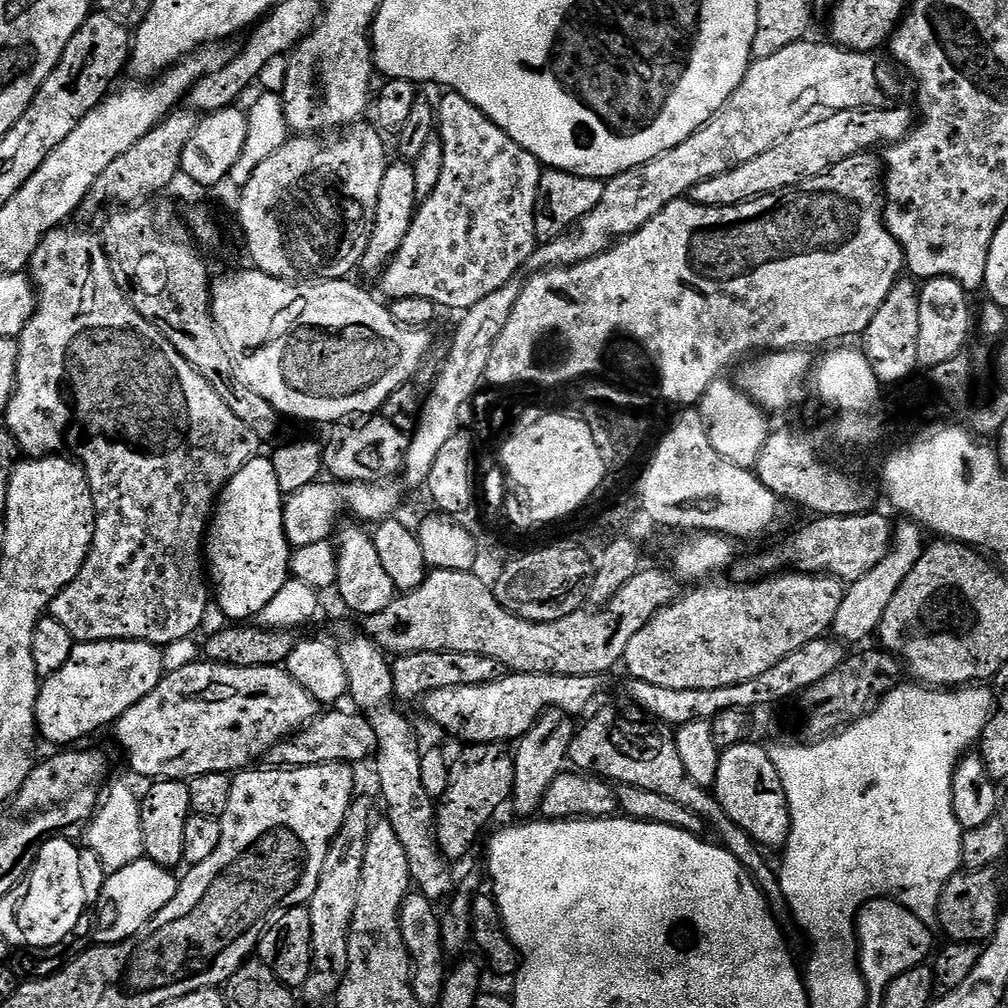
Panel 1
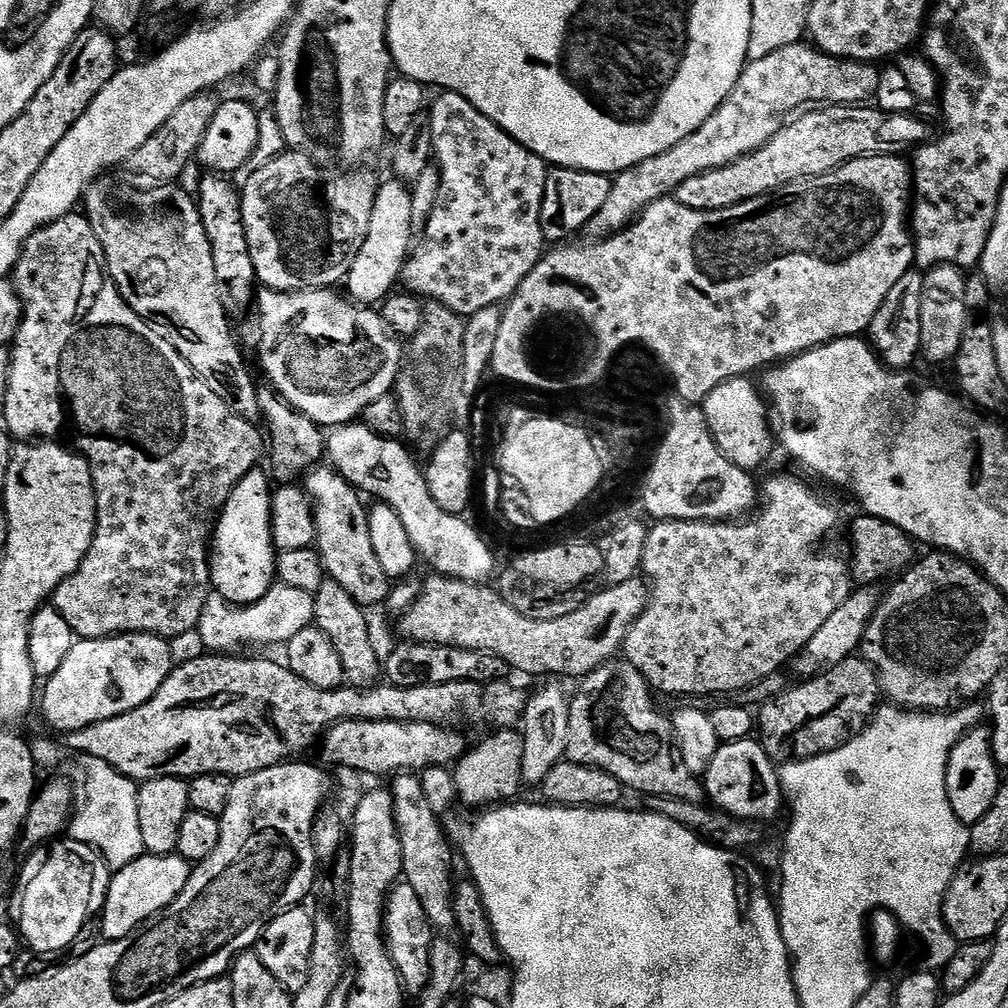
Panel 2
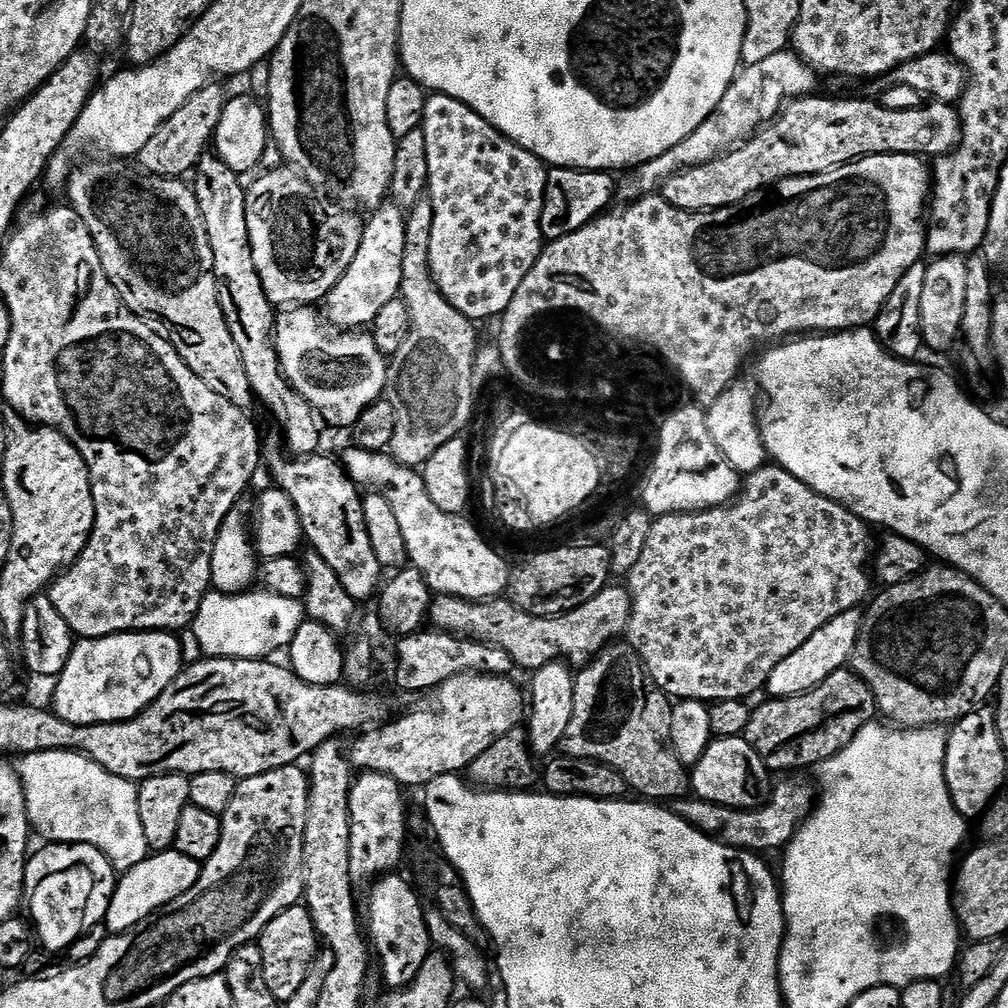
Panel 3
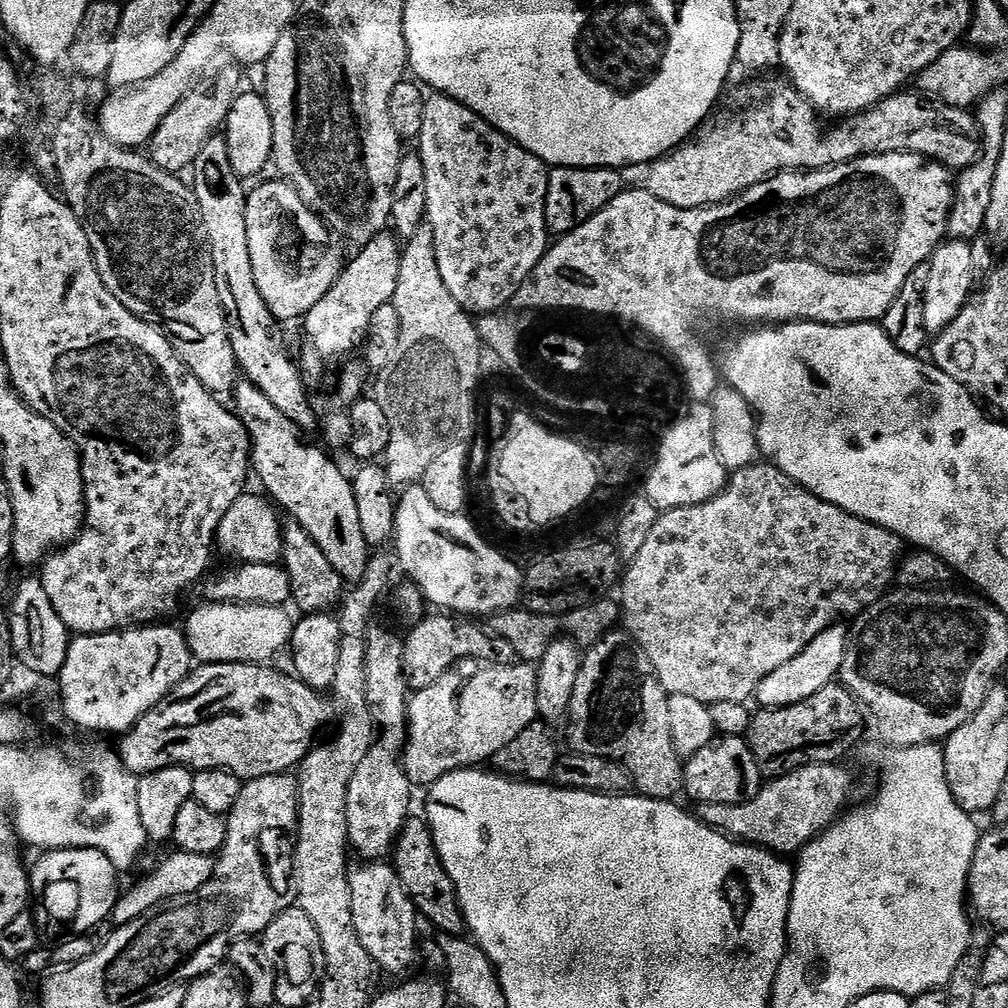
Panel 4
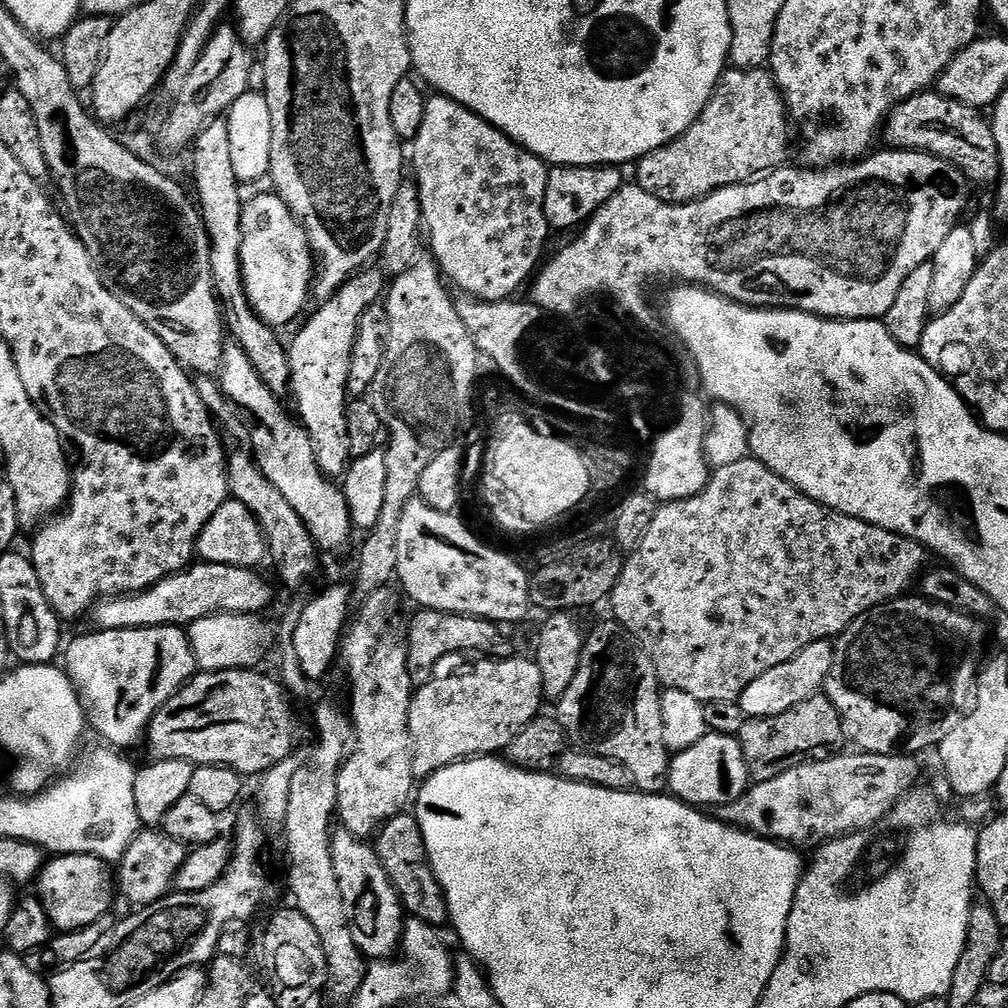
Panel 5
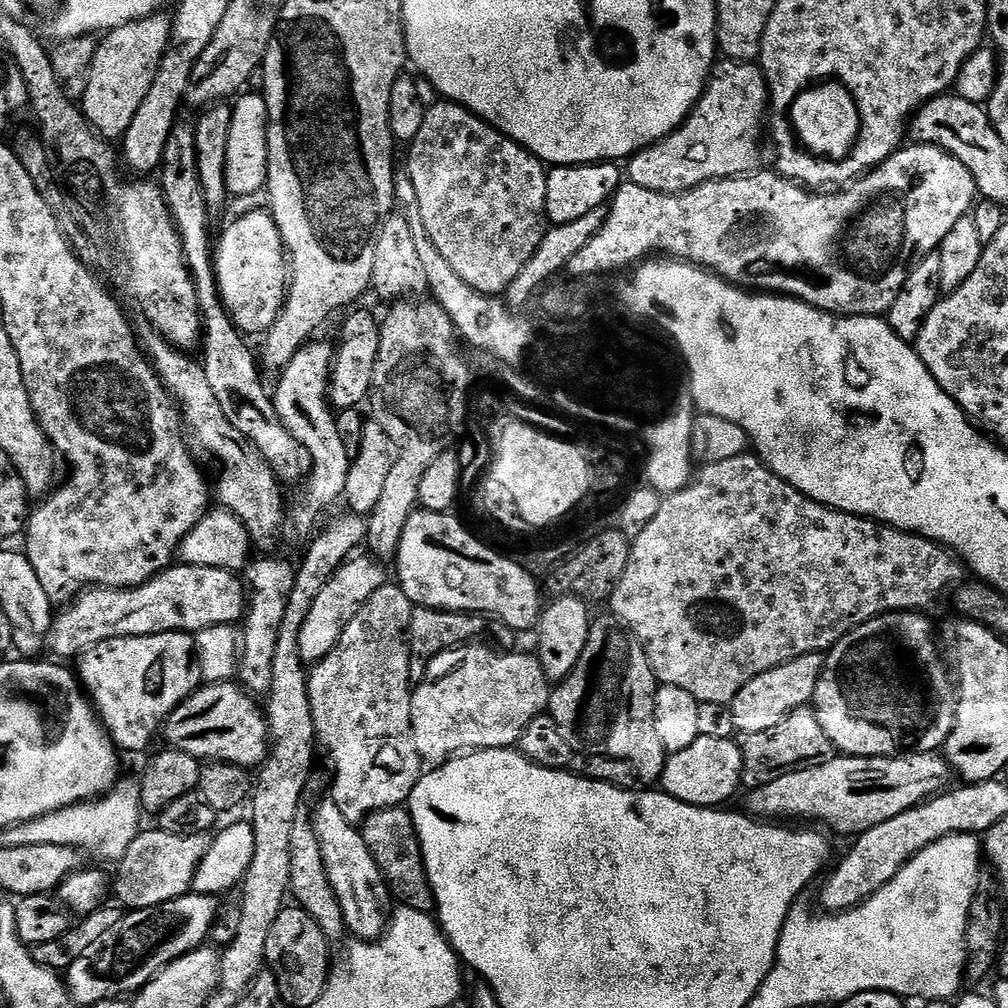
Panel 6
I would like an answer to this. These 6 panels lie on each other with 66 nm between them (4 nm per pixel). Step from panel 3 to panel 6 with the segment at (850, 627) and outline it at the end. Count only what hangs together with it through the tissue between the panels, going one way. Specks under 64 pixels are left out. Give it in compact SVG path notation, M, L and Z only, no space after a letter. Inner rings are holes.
M811 652L794 658L766 674L758 674L736 695L731 702L732 721L741 733L757 732L766 726L772 726L795 708L803 708L815 697L820 671L824 668L824 656Z

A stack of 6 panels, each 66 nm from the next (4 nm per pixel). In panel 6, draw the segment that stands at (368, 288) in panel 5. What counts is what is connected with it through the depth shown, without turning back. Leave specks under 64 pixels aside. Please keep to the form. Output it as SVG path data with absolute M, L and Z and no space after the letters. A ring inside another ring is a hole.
M309 342L300 347L298 354L294 354L292 361L279 373L280 381L276 384L276 390L274 388L278 418L286 430L307 450L311 460L310 471L296 489L301 488L290 496L291 523L293 520L298 531L309 531L308 533L325 519L324 511L335 500L339 501L343 497L346 490L346 474L350 474L352 465L352 458L347 456L345 443L339 432L337 413L330 407L334 348L331 343L316 343Z

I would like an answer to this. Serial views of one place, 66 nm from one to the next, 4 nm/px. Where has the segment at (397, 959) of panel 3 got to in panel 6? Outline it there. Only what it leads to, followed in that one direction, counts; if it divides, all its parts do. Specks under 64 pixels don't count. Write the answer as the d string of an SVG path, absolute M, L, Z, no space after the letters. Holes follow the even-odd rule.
M330 798L316 808L316 816L311 817L312 828L316 831L318 846L322 846L322 862L326 862L326 874L334 894L342 906L344 926L349 933L353 932L360 942L379 942L384 939L390 917L394 911L394 897L388 891L382 870L366 846L363 831L357 825L346 822L342 810Z

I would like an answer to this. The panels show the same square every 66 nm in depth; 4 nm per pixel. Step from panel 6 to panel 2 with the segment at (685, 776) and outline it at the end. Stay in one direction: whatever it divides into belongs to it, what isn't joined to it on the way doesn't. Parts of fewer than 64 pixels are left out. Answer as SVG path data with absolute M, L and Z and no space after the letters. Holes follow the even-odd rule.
M752 738L721 744L714 754L714 762L710 762L702 774L702 783L707 799L719 811L729 812L738 820L772 820L779 814L780 807L786 804L777 765L768 757L763 746Z

